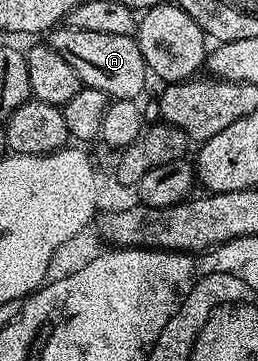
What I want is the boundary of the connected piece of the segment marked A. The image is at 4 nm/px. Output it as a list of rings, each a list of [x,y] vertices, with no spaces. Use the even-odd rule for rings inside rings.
[[[63,24],[50,31],[45,42],[53,48],[53,52],[58,52],[73,67],[73,72],[77,72],[84,86],[92,86],[105,92],[108,99],[138,99],[139,93],[147,86],[149,71],[145,56],[132,36],[109,36],[109,32],[85,32]]]

